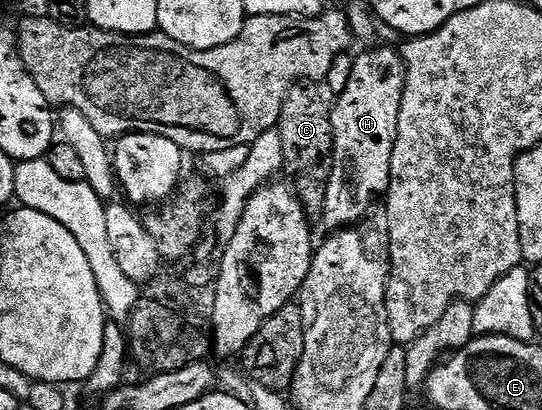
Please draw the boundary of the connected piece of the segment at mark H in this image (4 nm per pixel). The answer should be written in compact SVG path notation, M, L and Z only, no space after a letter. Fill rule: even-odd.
M376 46L373 50L364 50L352 62L352 71L348 74L348 83L340 94L336 106L331 107L332 116L332 171L328 177L326 198L322 219L335 232L341 228L352 228L359 218L368 214L368 209L376 202L376 197L387 195L390 180L390 160L396 143L398 112L402 104L402 92L406 82L404 56L392 46Z

